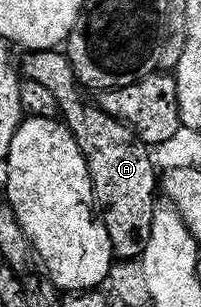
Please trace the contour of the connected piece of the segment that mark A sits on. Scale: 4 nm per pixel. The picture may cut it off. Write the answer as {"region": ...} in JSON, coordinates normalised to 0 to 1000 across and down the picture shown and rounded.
{"region":[[[294,156],[169,160],[124,169],[114,182],[119,189],[109,182],[95,189],[90,208],[124,267],[209,270],[209,283],[234,283],[264,300],[299,339],[313,391],[358,423],[368,453],[428,518],[458,586],[458,619],[478,638],[488,704],[517,723],[527,765],[547,765],[562,827],[602,850],[672,850],[711,840],[726,805],[746,795],[746,752],[766,752],[766,700],[786,678],[786,651],[776,655],[786,564],[776,577],[776,537],[756,528],[751,505],[736,502],[751,498],[741,476],[721,472],[637,407],[527,375],[527,362],[507,362],[473,326],[438,329],[443,306],[403,277],[333,169]]]}

